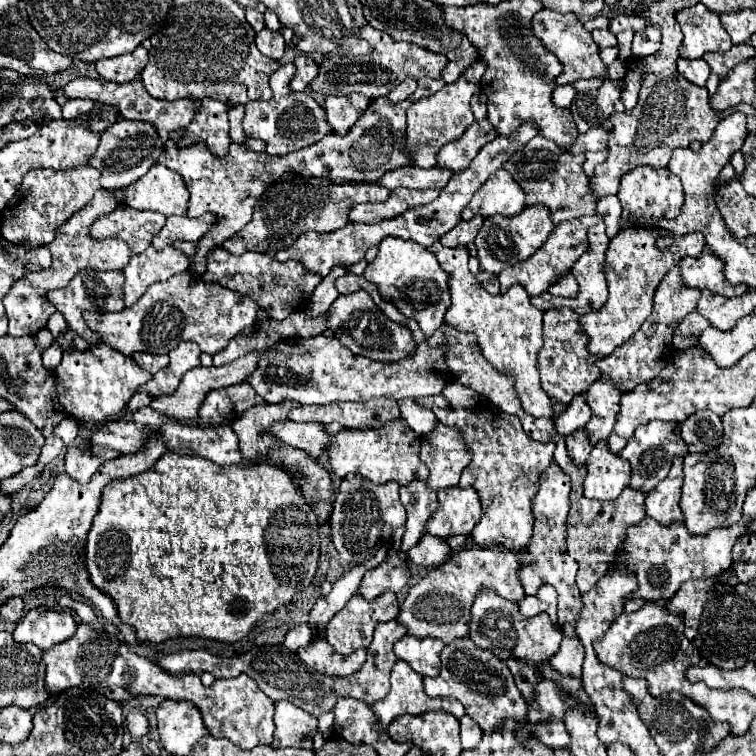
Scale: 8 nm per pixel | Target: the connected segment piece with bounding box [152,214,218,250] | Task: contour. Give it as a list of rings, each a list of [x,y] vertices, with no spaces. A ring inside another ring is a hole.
[[[204,214],[202,218],[188,218],[188,216],[170,216],[166,220],[166,226],[162,232],[158,232],[152,240],[152,246],[156,250],[162,250],[168,244],[174,244],[176,240],[188,240],[196,242],[200,240],[214,224],[218,222],[218,216]]]

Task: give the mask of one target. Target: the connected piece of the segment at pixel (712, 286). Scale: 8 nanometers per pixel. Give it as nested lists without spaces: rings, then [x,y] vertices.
[[[704,252],[700,258],[682,258],[678,268],[682,282],[690,288],[708,288],[710,292],[722,294],[726,298],[742,296],[748,292],[748,288],[736,288],[734,284],[726,282],[722,258],[712,252]]]

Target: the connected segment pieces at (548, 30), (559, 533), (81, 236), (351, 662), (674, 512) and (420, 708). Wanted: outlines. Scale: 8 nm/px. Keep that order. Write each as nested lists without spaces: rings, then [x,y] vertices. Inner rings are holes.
[[[542,8],[536,16],[534,16],[534,34],[546,44],[546,48],[550,48],[550,52],[554,52],[558,56],[558,60],[564,64],[564,74],[558,76],[558,84],[572,84],[580,78],[592,78],[592,76],[604,76],[610,74],[612,80],[622,78],[624,74],[624,66],[622,60],[614,62],[610,68],[602,64],[600,60],[600,50],[592,40],[592,34],[584,30],[582,22],[574,16],[574,14],[560,14],[548,8]]]
[[[555,461],[552,463],[542,473],[538,494],[532,498],[534,534],[528,542],[530,556],[520,558],[522,564],[520,572],[522,572],[522,586],[526,594],[536,594],[538,588],[544,584],[556,588],[560,628],[564,636],[576,636],[576,622],[578,622],[578,614],[582,612],[582,594],[576,586],[578,564],[566,552],[566,518],[570,510],[571,479],[569,475],[565,477],[565,473]],[[553,462],[557,465],[555,469],[551,467]]]
[[[102,190],[102,192],[98,192],[98,196],[94,196],[94,200],[90,204],[86,204],[70,220],[66,220],[64,224],[60,224],[56,228],[56,238],[52,242],[44,244],[52,252],[52,266],[42,272],[26,274],[4,296],[4,308],[6,308],[8,320],[10,320],[10,330],[8,330],[10,336],[34,336],[38,330],[42,330],[46,326],[48,318],[54,314],[54,306],[46,300],[46,292],[66,288],[78,272],[82,272],[86,268],[124,270],[132,252],[126,244],[122,244],[122,240],[100,240],[98,242],[98,240],[88,238],[88,226],[92,224],[92,220],[96,220],[100,214],[112,212],[116,206],[118,206],[118,202],[114,200],[114,196],[110,196],[110,192],[106,192],[106,190]]]
[[[314,640],[304,648],[298,648],[296,654],[314,670],[330,676],[350,676],[358,672],[364,664],[366,648],[354,650],[350,656],[342,656],[334,652],[334,648],[326,640]]]
[[[674,458],[670,474],[646,496],[646,514],[662,526],[670,526],[674,522],[684,524],[684,512],[680,510],[682,478],[682,458]]]
[[[402,660],[396,662],[390,682],[392,682],[390,694],[384,700],[380,700],[378,704],[372,704],[372,710],[380,718],[384,728],[398,714],[424,714],[428,710],[444,710],[456,718],[462,718],[466,714],[464,706],[454,698],[426,696],[422,676],[418,676],[418,672],[414,672],[410,668],[410,664],[406,664]]]

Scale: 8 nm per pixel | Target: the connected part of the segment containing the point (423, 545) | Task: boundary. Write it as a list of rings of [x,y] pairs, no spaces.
[[[424,534],[420,538],[420,542],[408,552],[410,560],[418,566],[440,566],[444,564],[446,560],[450,560],[452,556],[452,548],[448,546],[446,540],[438,540],[436,536],[432,534]]]

